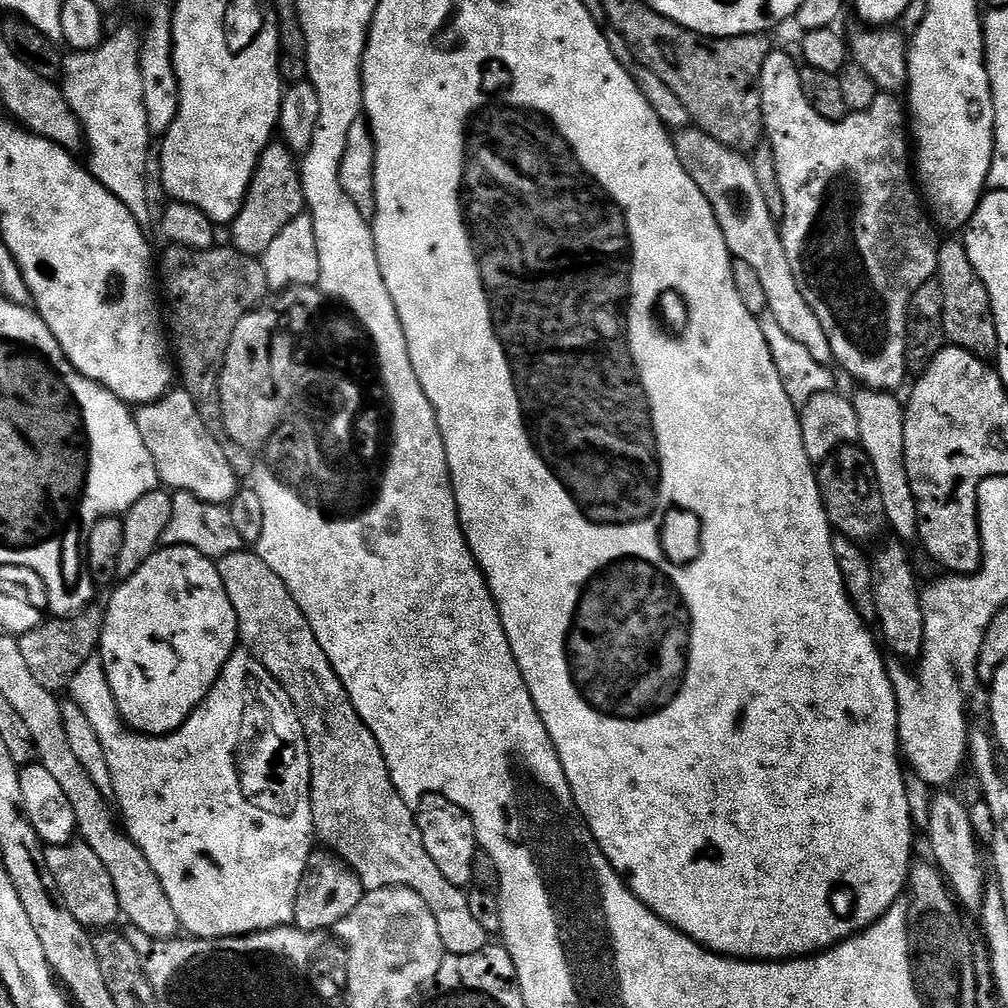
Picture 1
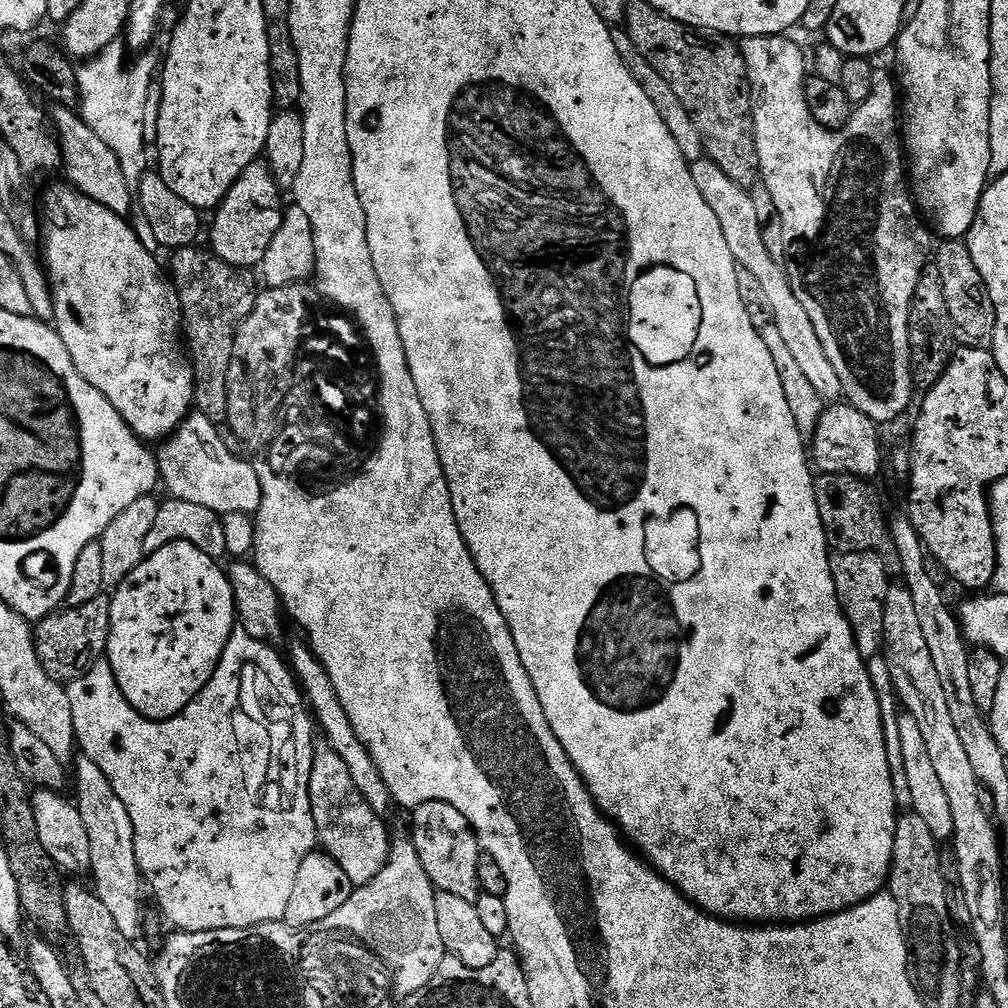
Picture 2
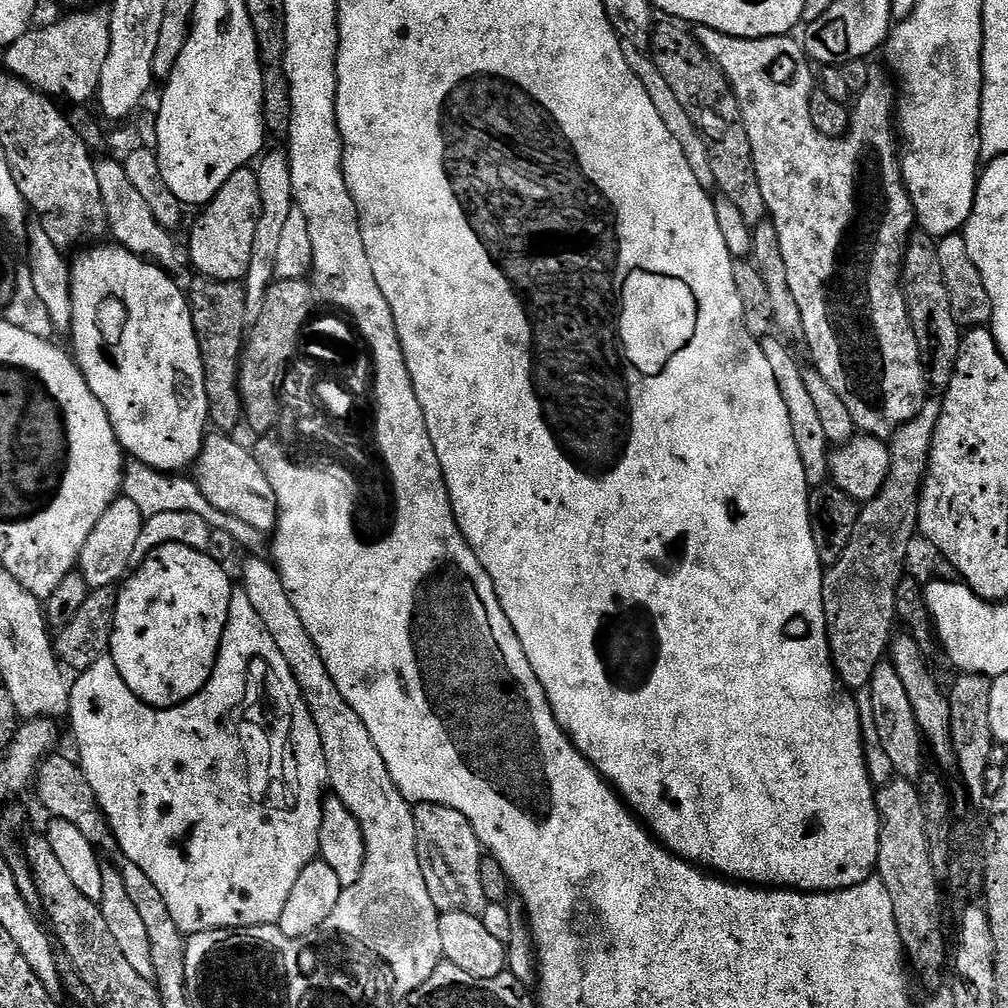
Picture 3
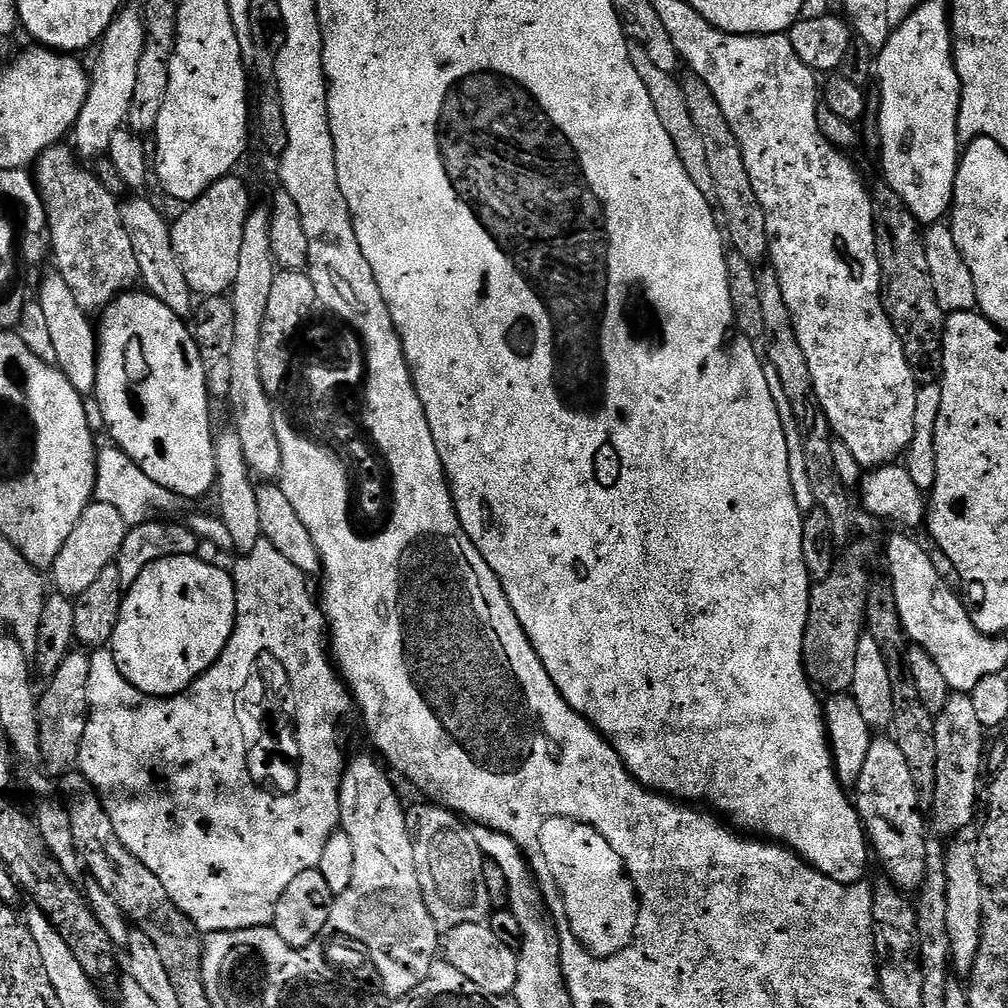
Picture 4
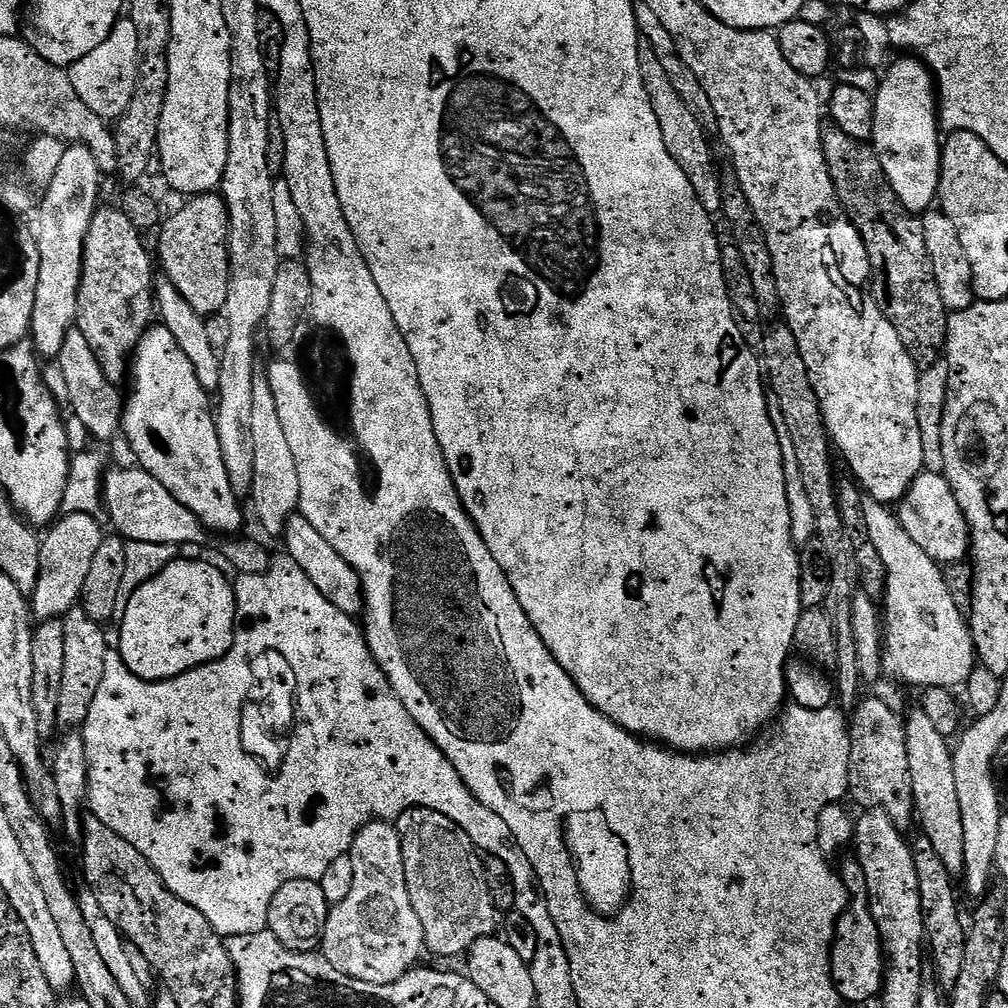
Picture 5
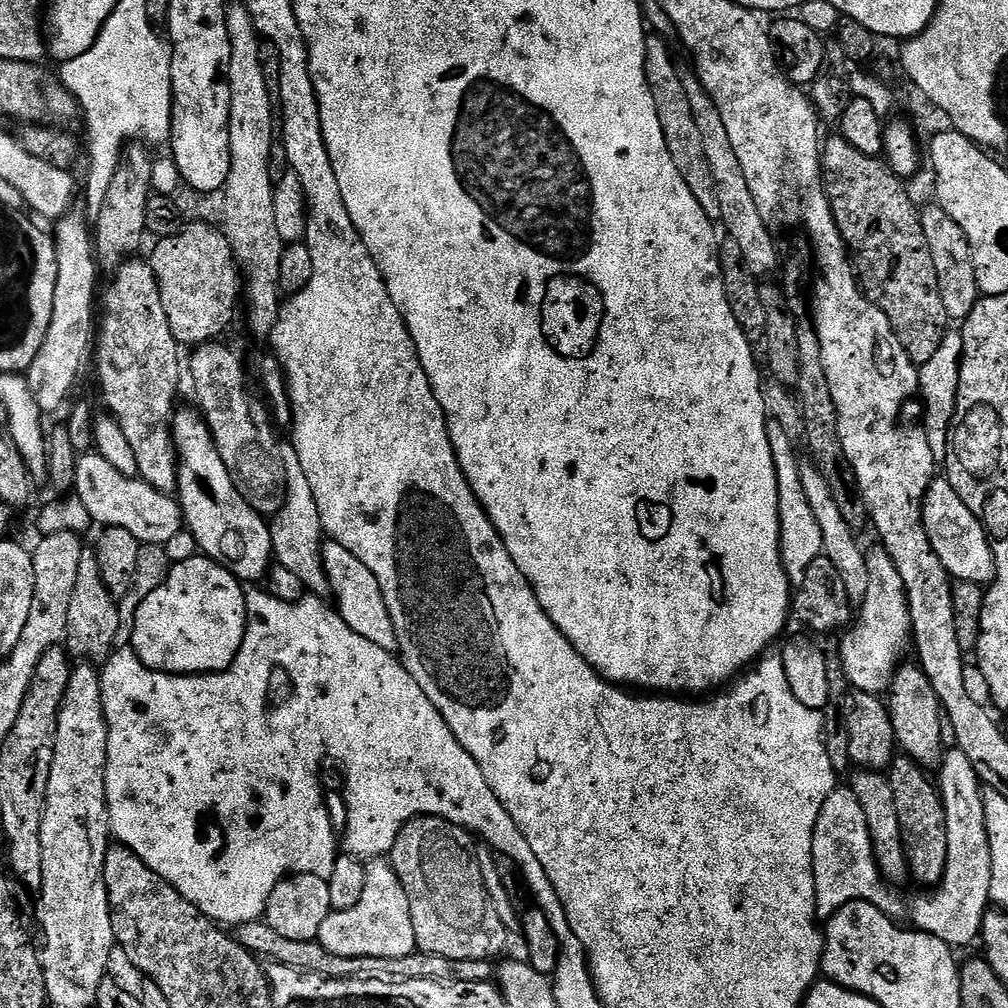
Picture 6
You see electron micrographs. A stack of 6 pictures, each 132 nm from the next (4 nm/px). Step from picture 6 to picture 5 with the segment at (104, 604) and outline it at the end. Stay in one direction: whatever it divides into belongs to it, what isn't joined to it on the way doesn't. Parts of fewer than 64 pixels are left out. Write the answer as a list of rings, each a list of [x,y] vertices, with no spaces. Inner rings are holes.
[[[83,606],[71,608],[68,615],[63,617],[66,630],[66,667],[62,670],[62,698],[58,698],[57,725],[64,730],[76,730],[83,725],[90,714],[90,706],[94,706],[94,694],[98,694],[98,686],[102,686],[102,678],[106,674],[106,658],[110,655],[108,636],[105,625],[100,624]]]

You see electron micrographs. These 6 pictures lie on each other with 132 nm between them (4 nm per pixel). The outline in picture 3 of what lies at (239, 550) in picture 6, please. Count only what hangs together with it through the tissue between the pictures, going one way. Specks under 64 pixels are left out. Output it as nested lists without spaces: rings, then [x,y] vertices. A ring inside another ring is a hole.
[[[115,242],[85,247],[80,254],[70,264],[73,296],[70,336],[76,365],[98,402],[102,402],[125,453],[133,461],[145,463],[160,472],[183,473],[199,458],[206,439],[204,427],[207,429],[210,424],[206,378],[189,297],[161,265],[136,256]]]

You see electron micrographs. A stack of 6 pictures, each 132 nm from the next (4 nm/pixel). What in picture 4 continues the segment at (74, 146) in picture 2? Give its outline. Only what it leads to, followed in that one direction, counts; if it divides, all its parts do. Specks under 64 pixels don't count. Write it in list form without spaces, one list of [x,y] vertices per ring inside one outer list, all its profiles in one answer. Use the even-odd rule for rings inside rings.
[[[127,200],[121,203],[120,213],[126,234],[130,234],[130,242],[134,246],[134,258],[138,258],[143,287],[166,302],[166,306],[170,306],[170,310],[174,310],[179,316],[191,317],[194,312],[194,293],[186,282],[186,274],[182,274],[178,254],[174,252],[169,221],[164,221],[163,214],[150,201]]]

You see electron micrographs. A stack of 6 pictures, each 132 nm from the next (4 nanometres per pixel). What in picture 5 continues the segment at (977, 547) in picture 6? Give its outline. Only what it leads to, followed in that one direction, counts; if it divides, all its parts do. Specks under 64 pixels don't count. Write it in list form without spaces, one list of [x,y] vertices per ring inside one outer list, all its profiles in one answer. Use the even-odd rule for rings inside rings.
[[[921,472],[914,478],[904,497],[898,505],[898,515],[902,530],[930,554],[937,564],[945,566],[963,561],[970,552],[968,523],[958,506],[958,498],[954,498],[954,490],[943,474],[938,472]]]

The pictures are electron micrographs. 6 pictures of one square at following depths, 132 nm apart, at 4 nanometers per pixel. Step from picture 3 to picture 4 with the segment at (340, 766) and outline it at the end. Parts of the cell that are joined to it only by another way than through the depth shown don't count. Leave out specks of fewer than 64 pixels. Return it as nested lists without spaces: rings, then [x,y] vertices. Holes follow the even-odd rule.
[[[228,430],[215,437],[216,441],[216,483],[214,497],[220,521],[230,530],[232,548],[247,554],[260,544],[262,537],[262,518],[258,518],[258,484],[254,473],[246,462],[246,454],[242,450],[242,438],[235,430]],[[253,480],[253,481],[252,481]],[[375,755],[372,756],[356,756],[353,760],[351,757],[345,763],[344,773],[340,779],[340,828],[346,834],[350,834],[350,842],[354,846],[354,875],[352,875],[350,886],[333,899],[330,918],[332,924],[336,924],[336,928],[340,928],[340,932],[352,932],[352,936],[360,936],[360,940],[364,940],[364,944],[368,944],[368,948],[372,948],[372,952],[376,955],[376,964],[380,964],[380,972],[384,972],[388,992],[408,992],[408,988],[412,988],[412,984],[416,984],[416,980],[420,980],[420,976],[424,976],[424,972],[428,972],[428,960],[438,959],[438,953],[442,948],[442,933],[430,914],[427,902],[424,901],[424,887],[420,885],[420,875],[416,869],[416,859],[414,858],[412,835],[408,829],[406,804],[400,801],[400,796],[396,793],[395,786],[392,785],[391,778],[393,779],[393,777],[386,771],[385,765]]]

